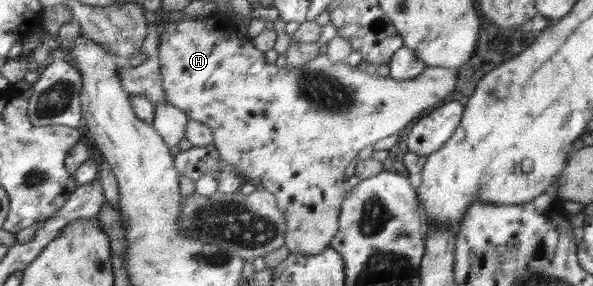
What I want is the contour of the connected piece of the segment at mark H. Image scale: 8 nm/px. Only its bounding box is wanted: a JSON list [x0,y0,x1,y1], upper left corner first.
[159,16,458,255]

